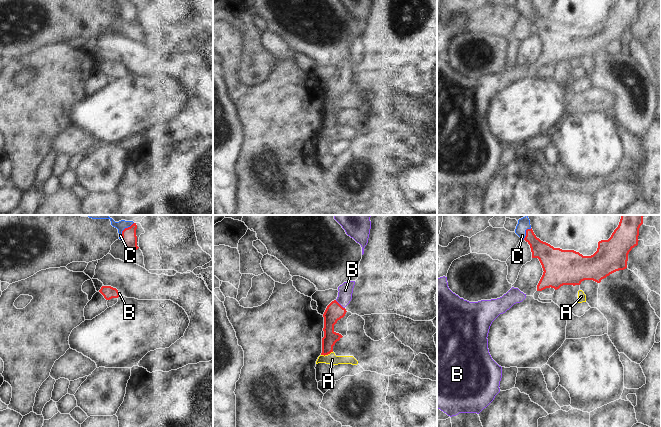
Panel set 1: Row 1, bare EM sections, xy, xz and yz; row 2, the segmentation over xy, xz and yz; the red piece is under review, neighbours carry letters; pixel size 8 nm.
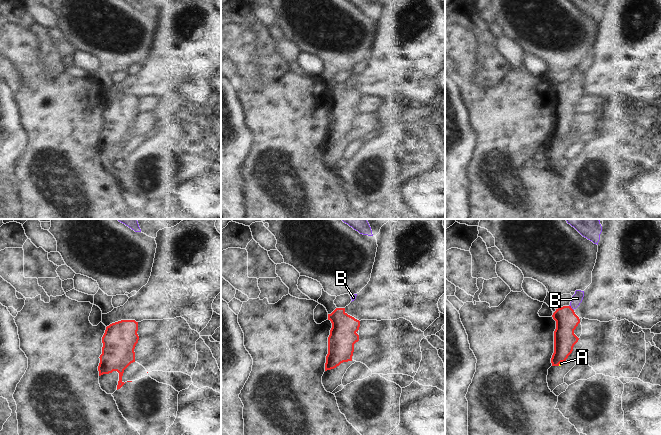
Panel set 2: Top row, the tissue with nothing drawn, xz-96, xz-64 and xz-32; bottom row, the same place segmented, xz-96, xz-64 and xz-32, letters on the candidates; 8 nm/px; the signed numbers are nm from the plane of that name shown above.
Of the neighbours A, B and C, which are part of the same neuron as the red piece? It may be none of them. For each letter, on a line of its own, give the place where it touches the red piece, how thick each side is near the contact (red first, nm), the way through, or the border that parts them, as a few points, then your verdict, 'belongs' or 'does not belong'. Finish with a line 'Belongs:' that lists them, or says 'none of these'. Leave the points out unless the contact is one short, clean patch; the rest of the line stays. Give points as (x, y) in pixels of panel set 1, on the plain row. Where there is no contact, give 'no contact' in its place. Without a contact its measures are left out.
A: xz (326, 130) | 110/90 nm | does not belong
B: xz (339, 80) | 140/110 nm | across xz (334, 87), (339, 80), (344, 74), (345, 66) | belongs
C: yz (526, 8) | 160/90 nm | across yz (547, 30), (526, 8), (520, 6) | belongs
Belongs: B, C

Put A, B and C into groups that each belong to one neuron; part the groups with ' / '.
A / B C

